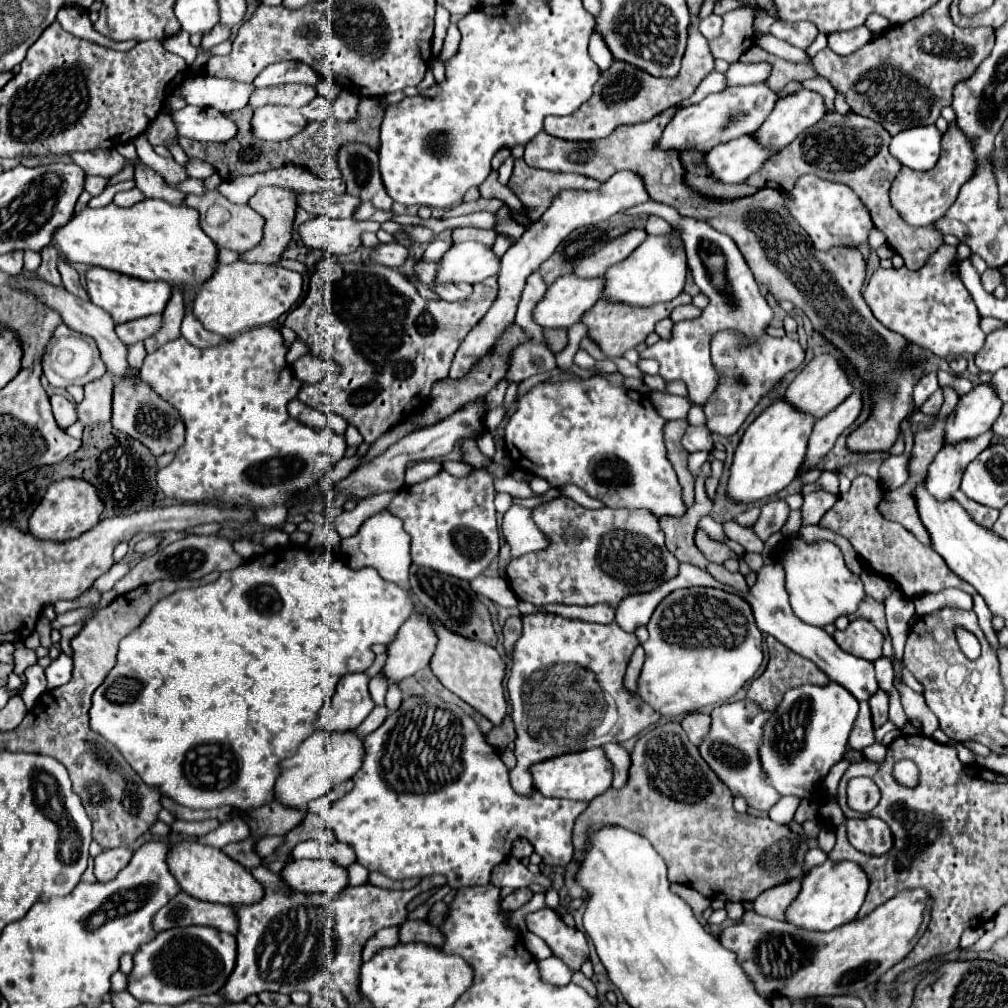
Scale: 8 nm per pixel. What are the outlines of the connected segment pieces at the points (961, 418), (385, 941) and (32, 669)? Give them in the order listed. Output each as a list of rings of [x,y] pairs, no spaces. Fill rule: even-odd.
[[[975,386],[969,394],[961,396],[955,410],[945,422],[945,444],[959,440],[971,440],[983,432],[989,432],[1001,410],[999,398],[991,392],[991,386]]]
[[[383,928],[383,932],[377,932],[371,940],[367,940],[363,948],[363,962],[369,960],[377,950],[385,946],[395,946],[399,942],[399,928]]]
[[[38,664],[29,666],[27,670],[25,670],[25,680],[27,680],[27,686],[25,686],[23,702],[25,702],[25,706],[31,710],[33,704],[37,702],[37,698],[47,690],[43,668]]]

